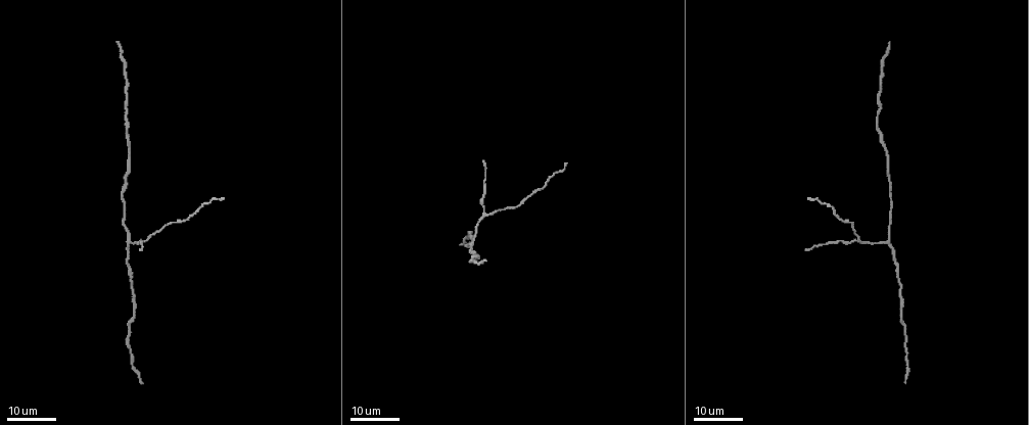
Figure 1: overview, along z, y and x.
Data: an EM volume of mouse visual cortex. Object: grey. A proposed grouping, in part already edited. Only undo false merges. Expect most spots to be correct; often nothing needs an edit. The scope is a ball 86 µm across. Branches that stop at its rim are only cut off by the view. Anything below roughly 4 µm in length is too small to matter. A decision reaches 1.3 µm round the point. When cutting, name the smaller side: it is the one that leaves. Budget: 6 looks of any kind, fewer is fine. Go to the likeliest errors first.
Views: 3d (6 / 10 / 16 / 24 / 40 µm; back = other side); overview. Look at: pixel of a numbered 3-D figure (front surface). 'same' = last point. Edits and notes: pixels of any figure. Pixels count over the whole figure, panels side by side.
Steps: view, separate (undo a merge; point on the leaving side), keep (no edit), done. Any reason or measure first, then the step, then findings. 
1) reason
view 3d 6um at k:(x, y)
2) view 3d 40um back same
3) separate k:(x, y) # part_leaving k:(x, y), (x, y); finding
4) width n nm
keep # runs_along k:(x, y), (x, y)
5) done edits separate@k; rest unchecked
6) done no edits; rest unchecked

three-way junction
view 3d 24um at 1:(485, 215)

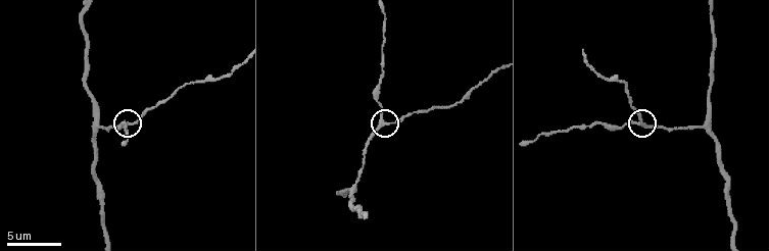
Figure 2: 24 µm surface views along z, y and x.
closer look
view 3d 6um at 2:(643, 124)

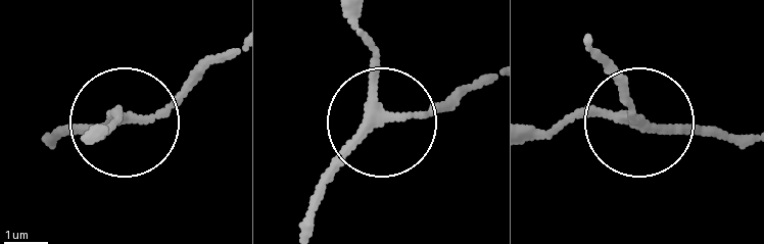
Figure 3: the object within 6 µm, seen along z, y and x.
width 190 nm
keep # runs_along 3:(296, 233), (319, 189), (381, 123), (373, 57), (351, 13); one neuron here

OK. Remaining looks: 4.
a fork
view 3d 10um at 2:(354, 186)

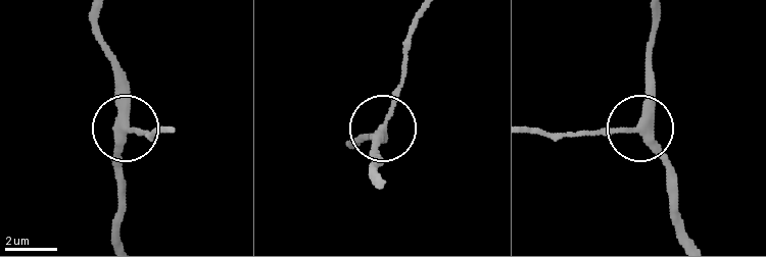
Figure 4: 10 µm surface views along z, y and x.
arms 3
keep # one neuron here

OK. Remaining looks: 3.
view 3d 16um at 2:(84, 61)

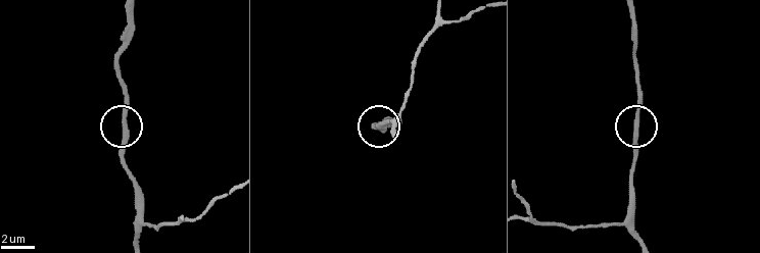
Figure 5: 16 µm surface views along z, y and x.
keep # continuous, no second neuron

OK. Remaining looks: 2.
done no edits; rest unchecked

